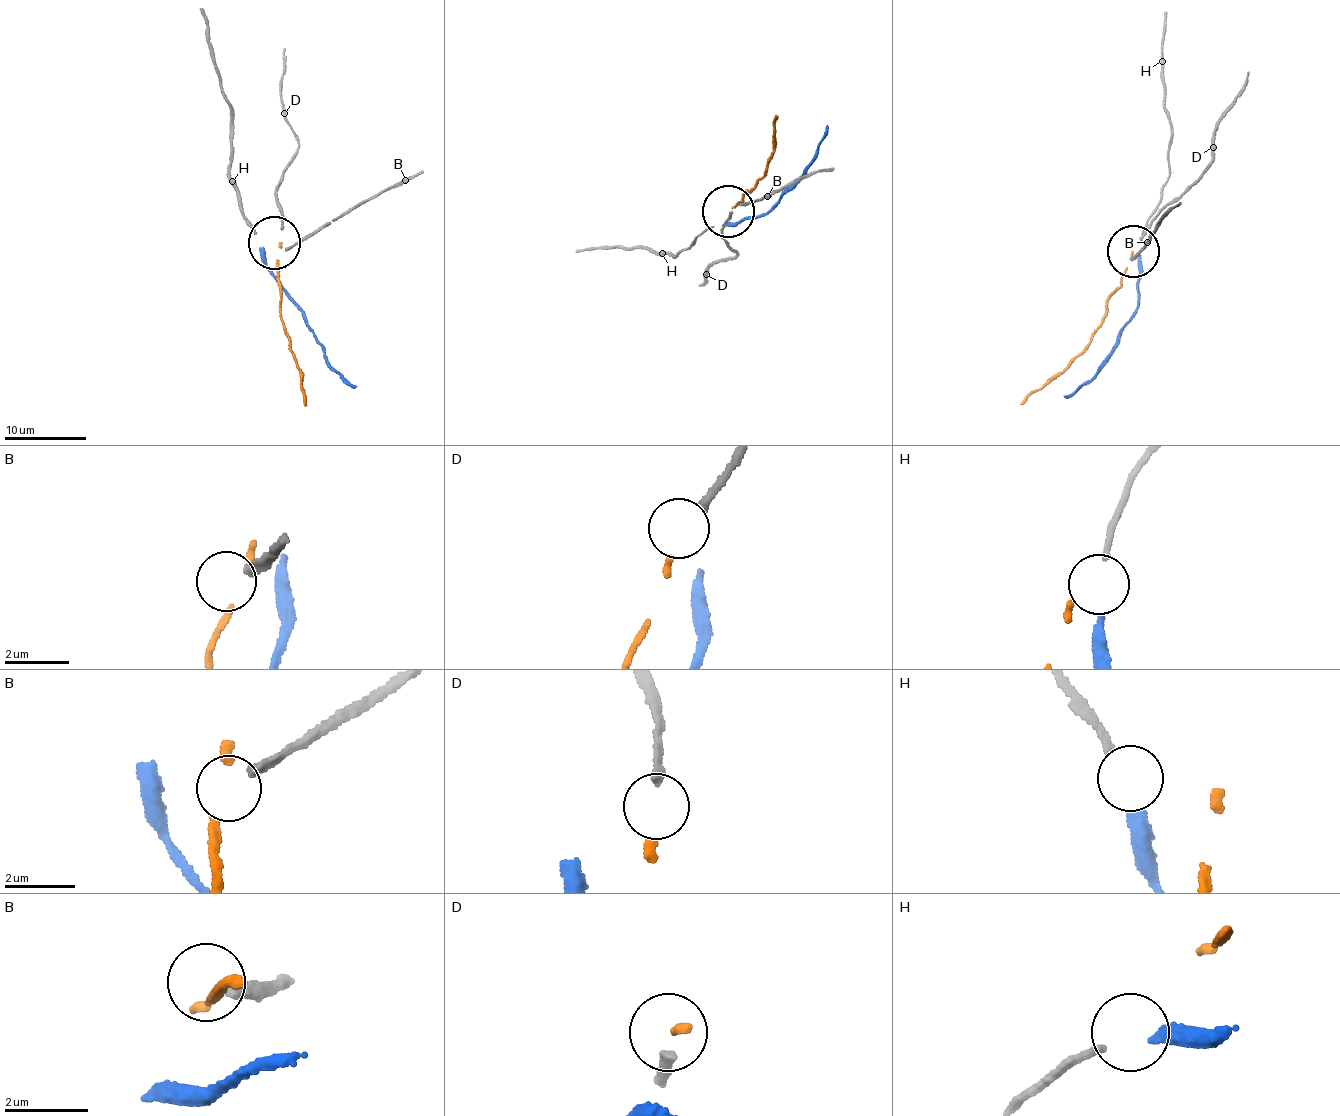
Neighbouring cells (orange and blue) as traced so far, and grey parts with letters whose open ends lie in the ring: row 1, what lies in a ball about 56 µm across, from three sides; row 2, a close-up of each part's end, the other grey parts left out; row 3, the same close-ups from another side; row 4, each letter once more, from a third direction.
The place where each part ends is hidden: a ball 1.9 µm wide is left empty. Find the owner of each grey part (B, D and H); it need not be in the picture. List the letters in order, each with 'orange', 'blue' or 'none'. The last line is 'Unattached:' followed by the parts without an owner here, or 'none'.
B: none
D: orange
H: blue
Unattached: B

